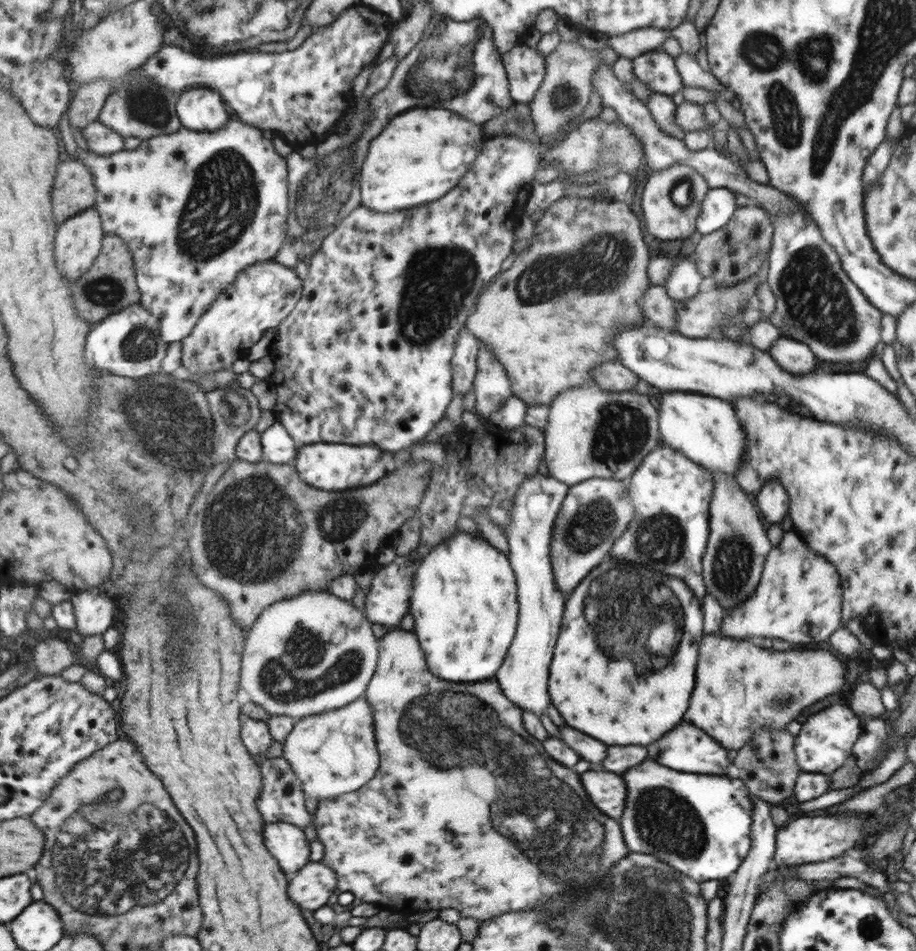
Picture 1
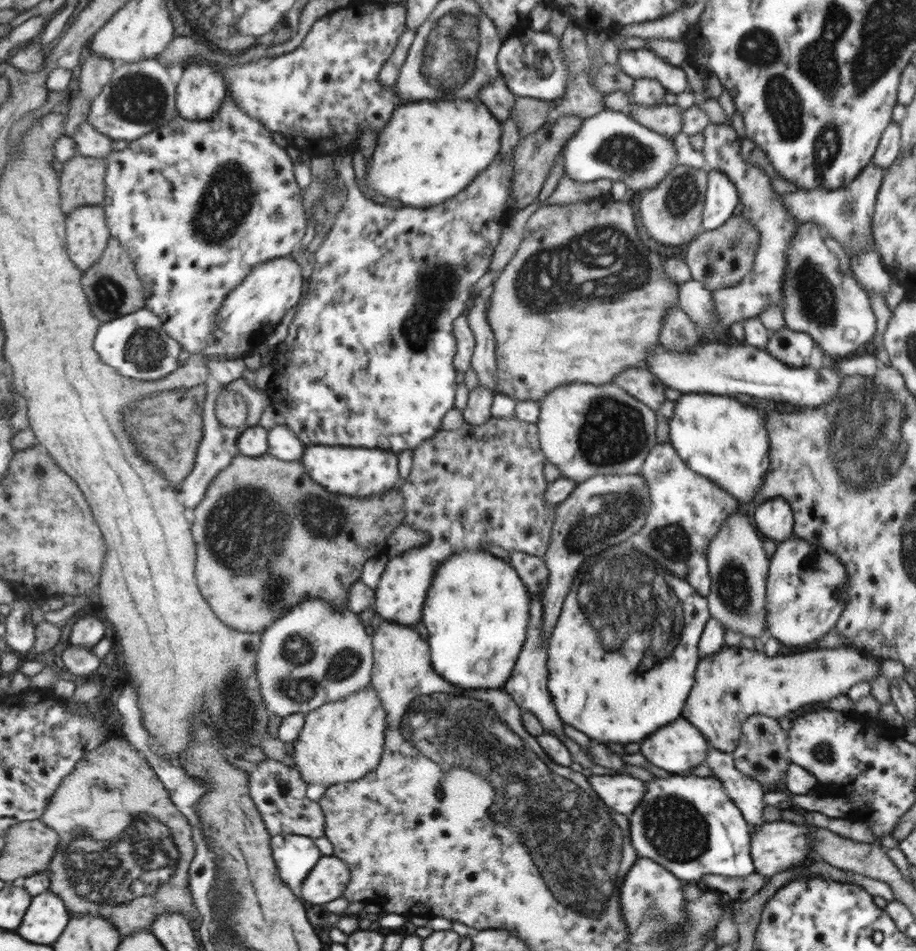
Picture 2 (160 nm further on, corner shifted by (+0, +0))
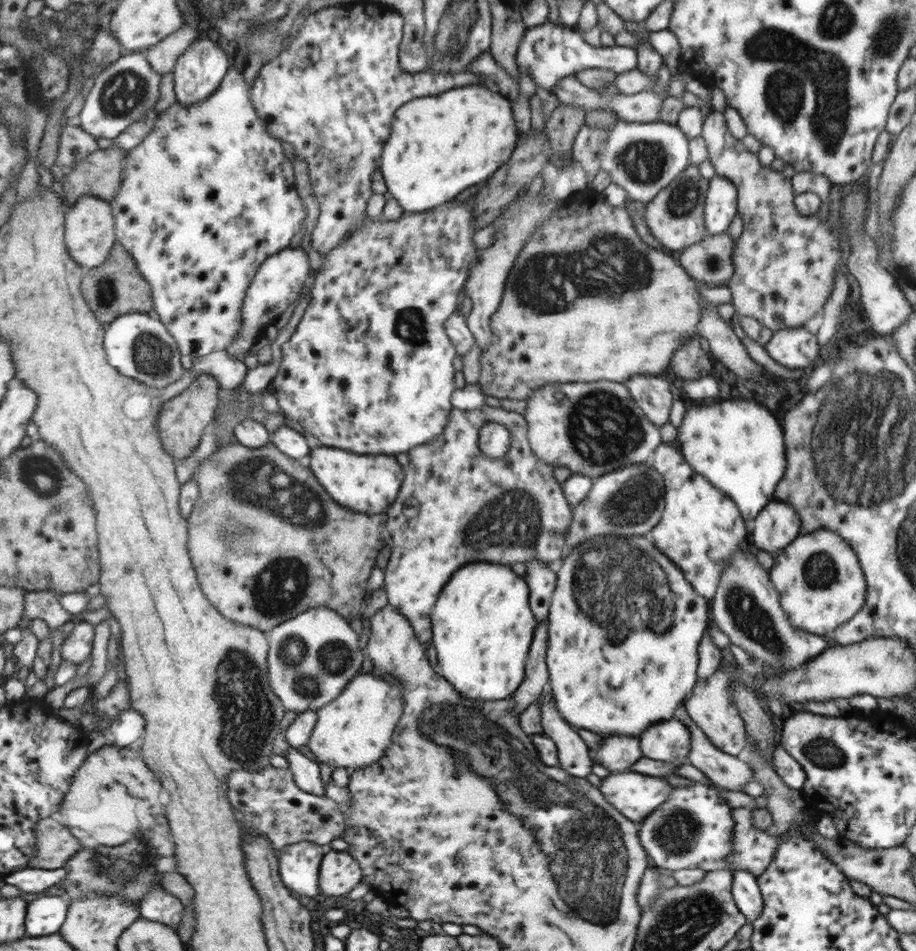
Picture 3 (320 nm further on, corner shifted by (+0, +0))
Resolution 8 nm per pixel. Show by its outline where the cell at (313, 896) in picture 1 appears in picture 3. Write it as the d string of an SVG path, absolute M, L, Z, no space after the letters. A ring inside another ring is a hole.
M328 849L320 868L321 893L348 896L363 880L360 862L351 853Z

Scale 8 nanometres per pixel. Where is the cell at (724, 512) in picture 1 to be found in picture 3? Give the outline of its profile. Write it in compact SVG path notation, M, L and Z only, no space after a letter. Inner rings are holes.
M739 548L733 553L732 559L728 561L721 575L719 575L719 586L715 589L713 600L710 600L713 625L723 632L725 638L728 638L729 644L738 646L749 657L753 657L756 663L763 667L777 669L777 672L793 670L804 663L807 664L812 659L816 659L827 648L822 636L795 628L789 622L788 616L780 607L779 598L775 586L769 580L767 570L759 566L757 559L753 558L753 554Z

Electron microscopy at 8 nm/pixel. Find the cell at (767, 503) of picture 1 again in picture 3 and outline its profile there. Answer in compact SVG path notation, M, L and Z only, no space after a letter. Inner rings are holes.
M773 500L758 515L752 518L751 527L753 528L753 535L750 536L749 542L758 551L765 551L773 557L799 535L800 520L791 505Z

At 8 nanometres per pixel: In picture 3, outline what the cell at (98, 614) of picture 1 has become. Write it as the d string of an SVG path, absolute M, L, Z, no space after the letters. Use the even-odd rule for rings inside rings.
M81 620L61 645L62 659L77 665L87 661L92 657L95 639L96 626Z

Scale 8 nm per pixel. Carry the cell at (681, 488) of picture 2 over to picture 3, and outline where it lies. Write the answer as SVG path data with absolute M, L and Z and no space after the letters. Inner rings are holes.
M672 443L661 444L656 447L651 466L656 469L664 479L665 511L661 521L648 534L653 544L673 564L681 569L681 573L687 578L687 582L695 590L696 595L711 598L717 589L719 575L732 559L733 553L743 545L745 540L744 518L739 516L740 509L736 503L716 486L712 485L704 476L697 473L692 465L684 459L684 455L678 451Z

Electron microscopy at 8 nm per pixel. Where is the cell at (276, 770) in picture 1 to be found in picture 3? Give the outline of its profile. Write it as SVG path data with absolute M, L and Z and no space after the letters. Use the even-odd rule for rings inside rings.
M269 767L261 772L247 772L239 770L232 772L229 779L228 798L232 801L232 805L238 812L243 812L243 819L247 823L248 828L254 830L254 836L264 836L276 849L277 855L285 850L290 844L298 842L314 842L321 846L327 847L333 840L342 838L348 829L346 827L345 812L337 801L327 796L321 797L306 792L296 783L296 777L290 768L274 768Z

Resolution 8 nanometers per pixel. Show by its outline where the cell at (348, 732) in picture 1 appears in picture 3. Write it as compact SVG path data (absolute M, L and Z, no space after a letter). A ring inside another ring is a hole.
M361 673L345 687L341 696L318 710L318 723L307 746L319 764L325 763L333 768L342 766L349 773L362 772L365 767L377 764L386 756L404 712L404 690L400 686L375 673Z

